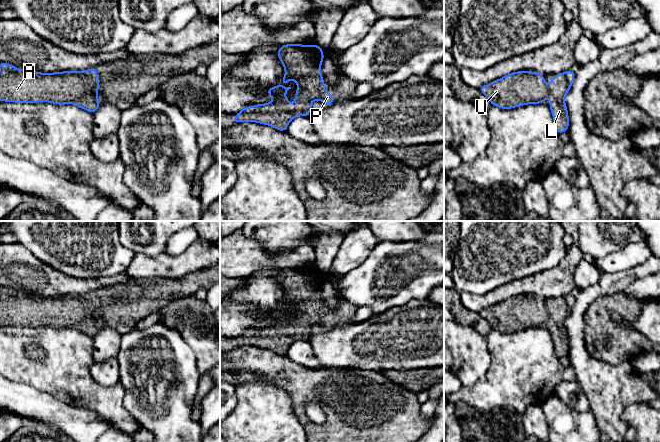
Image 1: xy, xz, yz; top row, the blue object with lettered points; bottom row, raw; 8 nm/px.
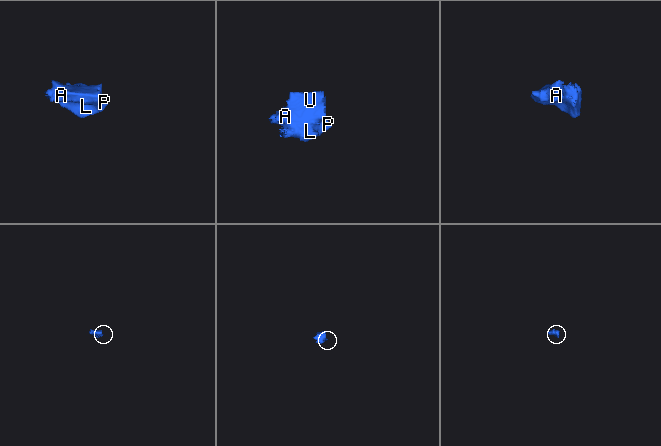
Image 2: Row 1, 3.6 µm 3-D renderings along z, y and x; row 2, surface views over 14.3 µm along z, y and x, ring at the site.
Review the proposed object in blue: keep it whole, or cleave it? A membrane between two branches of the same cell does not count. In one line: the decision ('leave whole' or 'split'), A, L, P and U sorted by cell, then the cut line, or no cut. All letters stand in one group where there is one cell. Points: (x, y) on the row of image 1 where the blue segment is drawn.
leave whole | A L P U | no cut

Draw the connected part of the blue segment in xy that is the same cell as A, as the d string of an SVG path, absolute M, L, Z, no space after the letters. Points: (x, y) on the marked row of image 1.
M0 62L0 101L15 103L39 103L49 102L58 105L73 104L92 114L100 107L98 101L99 77L97 68L85 71L63 71L53 73L41 73L28 69L19 70L17 67Z

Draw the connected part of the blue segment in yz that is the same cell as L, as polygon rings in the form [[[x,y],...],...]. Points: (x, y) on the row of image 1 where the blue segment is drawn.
[[[572,70],[556,73],[550,79],[548,86],[544,81],[544,75],[533,71],[517,71],[503,76],[490,84],[480,87],[480,91],[489,99],[491,105],[501,109],[512,109],[527,104],[541,104],[547,97],[550,98],[550,110],[554,119],[555,129],[561,134],[568,131],[569,115],[565,104],[565,96],[570,91],[574,82],[575,73]]]

